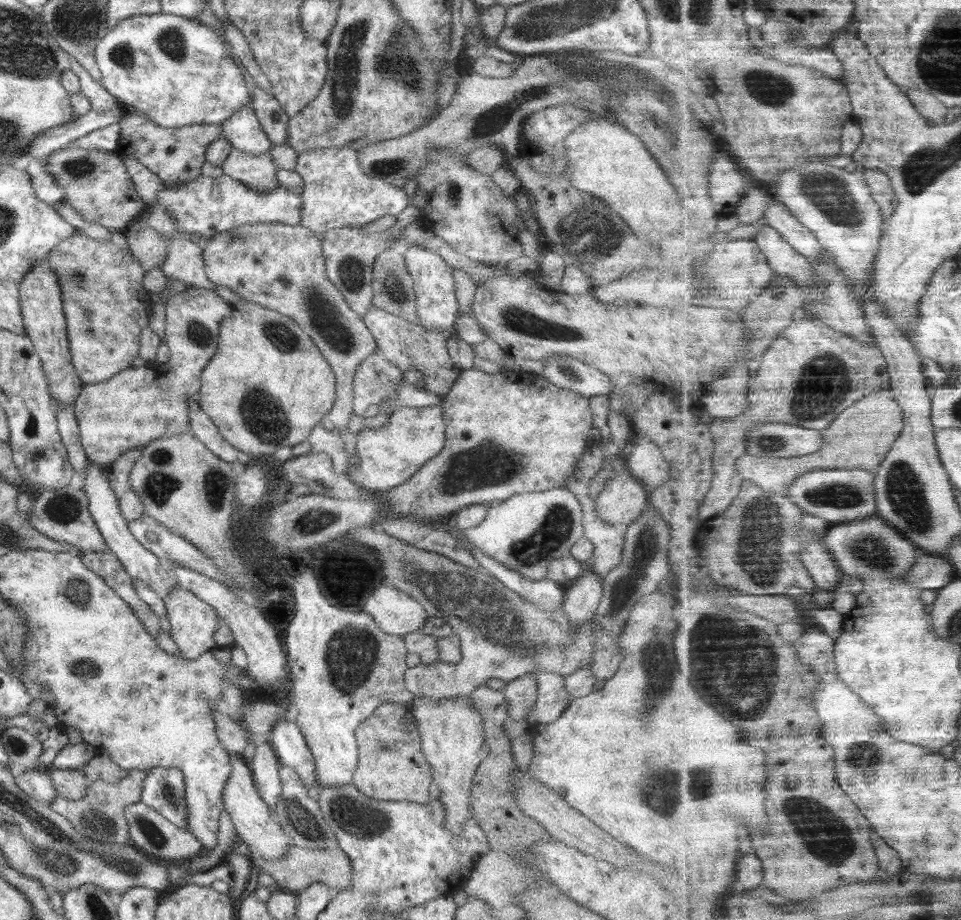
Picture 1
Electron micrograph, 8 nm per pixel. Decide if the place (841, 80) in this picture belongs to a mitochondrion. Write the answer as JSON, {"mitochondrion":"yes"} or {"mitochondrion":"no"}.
{"mitochondrion":"no"}

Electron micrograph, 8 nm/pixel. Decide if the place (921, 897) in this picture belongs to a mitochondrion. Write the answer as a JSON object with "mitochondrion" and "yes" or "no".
{"mitochondrion":"no"}

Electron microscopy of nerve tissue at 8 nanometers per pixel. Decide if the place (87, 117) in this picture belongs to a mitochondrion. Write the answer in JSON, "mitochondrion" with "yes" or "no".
{"mitochondrion":"no"}

